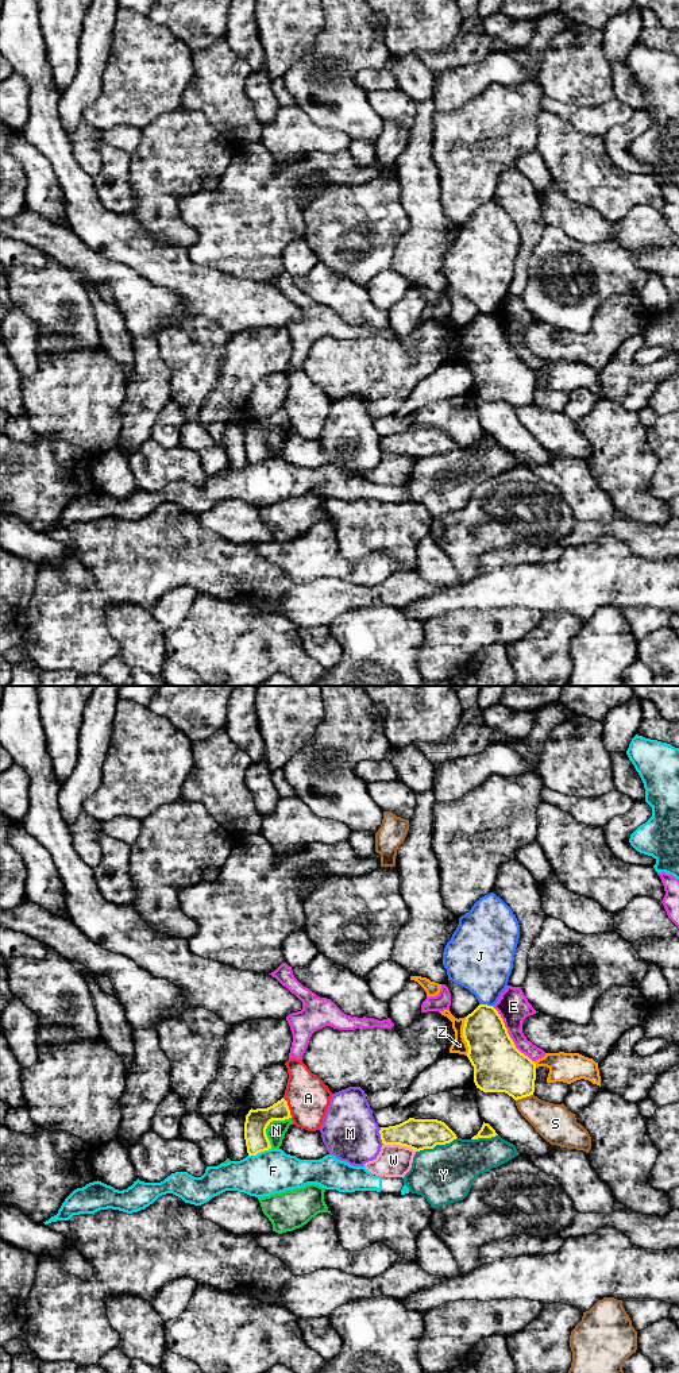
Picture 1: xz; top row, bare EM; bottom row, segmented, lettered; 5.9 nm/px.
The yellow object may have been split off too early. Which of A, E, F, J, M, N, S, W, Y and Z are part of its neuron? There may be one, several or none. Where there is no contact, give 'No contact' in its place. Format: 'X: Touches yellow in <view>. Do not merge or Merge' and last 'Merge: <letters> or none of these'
A: Touches yellow in xz. Do not merge
E: Touches yellow in xz. Do not merge
F: Touches yellow in xz. Do not merge
J: Touches yellow in xz. Do not merge
M: Touches yellow in xz. Do not merge
N: Touches yellow in xz. Do not merge
S: Touches yellow in xz. Do not merge
W: Touches yellow in xz. Do not merge
Y: Touches yellow in xz. Do not merge
Z: Touches yellow in xz. Do not merge
Merge: none of these

